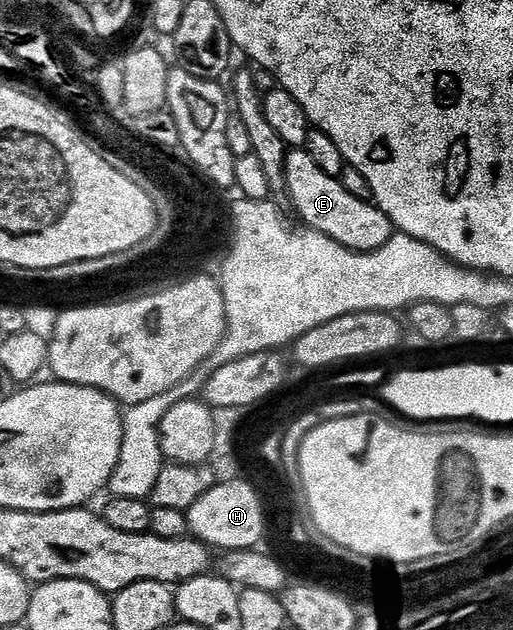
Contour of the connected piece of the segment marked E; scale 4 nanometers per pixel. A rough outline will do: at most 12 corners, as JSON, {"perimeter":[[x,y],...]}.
{"perimeter":[[306,148],[288,149],[298,221],[350,250],[381,248],[389,216],[357,200]]}

